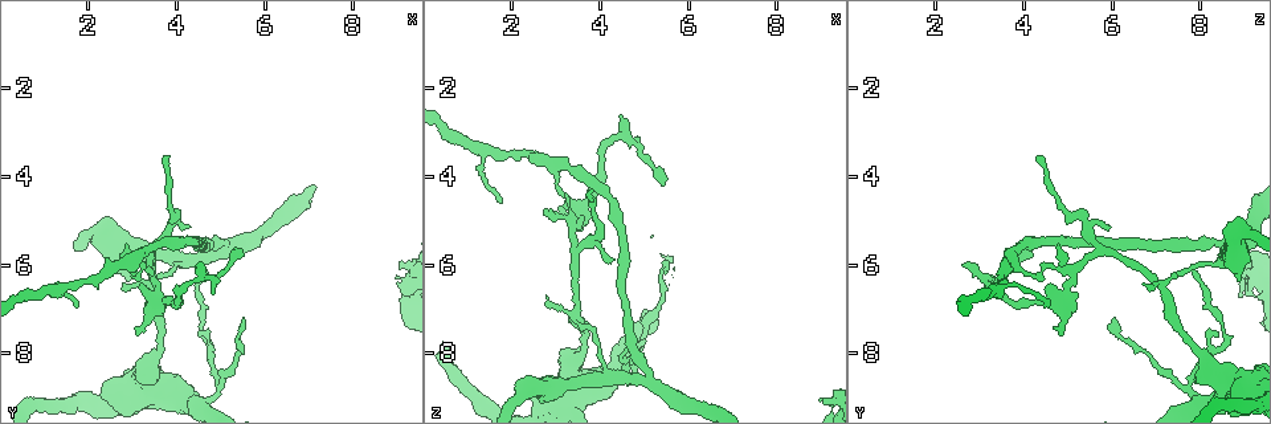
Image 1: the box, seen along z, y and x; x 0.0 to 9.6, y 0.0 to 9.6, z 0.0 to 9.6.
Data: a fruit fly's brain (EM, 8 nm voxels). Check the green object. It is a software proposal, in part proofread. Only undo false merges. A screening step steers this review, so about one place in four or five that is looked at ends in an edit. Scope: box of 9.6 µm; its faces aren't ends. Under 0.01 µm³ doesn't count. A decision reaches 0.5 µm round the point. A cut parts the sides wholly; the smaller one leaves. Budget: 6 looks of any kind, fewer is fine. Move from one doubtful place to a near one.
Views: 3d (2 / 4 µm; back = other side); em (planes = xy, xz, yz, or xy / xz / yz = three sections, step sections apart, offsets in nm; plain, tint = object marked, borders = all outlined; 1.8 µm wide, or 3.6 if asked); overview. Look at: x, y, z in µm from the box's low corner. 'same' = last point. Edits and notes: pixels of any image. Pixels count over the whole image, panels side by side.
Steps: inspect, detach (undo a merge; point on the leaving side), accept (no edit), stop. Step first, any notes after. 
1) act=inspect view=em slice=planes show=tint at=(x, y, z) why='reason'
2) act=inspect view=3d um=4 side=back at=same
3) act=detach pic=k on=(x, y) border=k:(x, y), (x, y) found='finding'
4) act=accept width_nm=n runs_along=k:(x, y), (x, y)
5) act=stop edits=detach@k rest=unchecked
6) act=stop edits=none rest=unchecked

act=inspect view=3d um=2 at=(1.50, 6.45, 3.50) why='branch point'

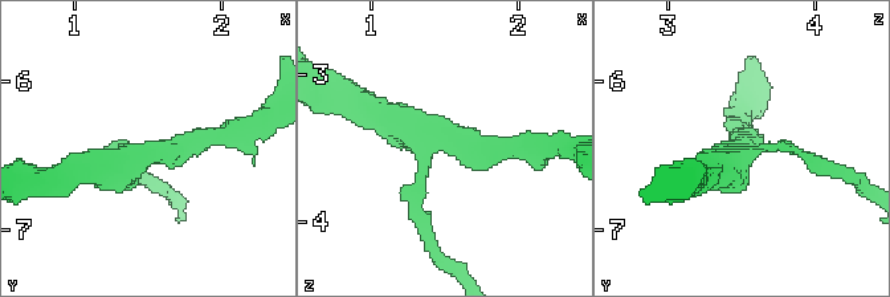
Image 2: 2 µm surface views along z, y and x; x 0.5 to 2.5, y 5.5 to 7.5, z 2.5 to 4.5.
act=inspect view=em slice=yz step=4 show=tint at=(1.46, 6.52, 3.42)

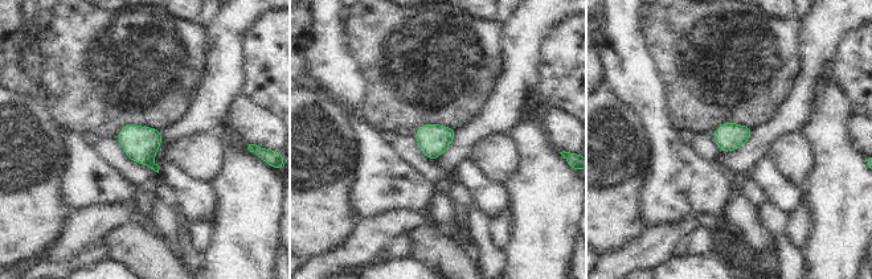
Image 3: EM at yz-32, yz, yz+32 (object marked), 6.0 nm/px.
act=inspect view=em slice=planes show=borders at=same

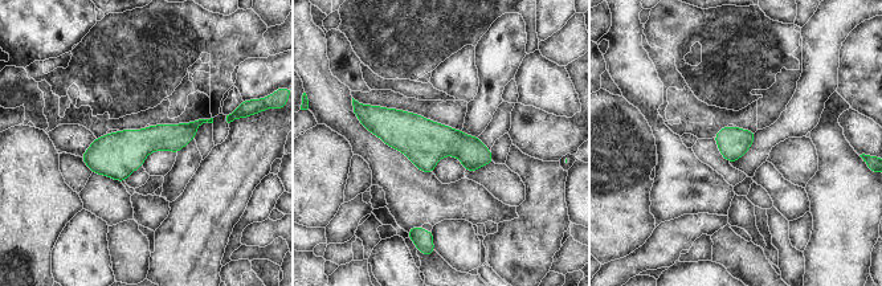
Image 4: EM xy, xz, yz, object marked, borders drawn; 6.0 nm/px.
act=accept runs_along=4:(367, 117), (489, 159) found='continuous, no second neuron'

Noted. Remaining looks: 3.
act=inspect view=3d um=4 at=(3.55, 6.55, 7.15) why='sharp bend'

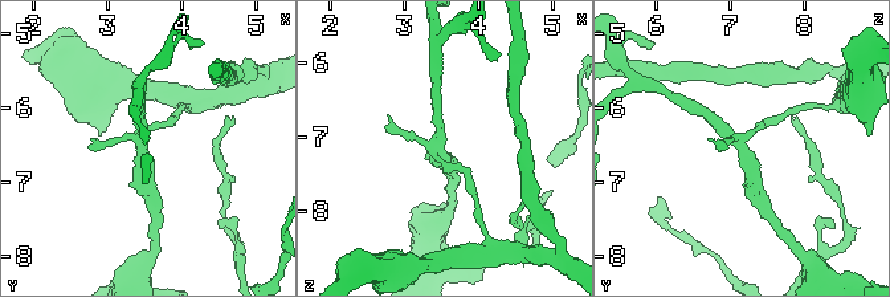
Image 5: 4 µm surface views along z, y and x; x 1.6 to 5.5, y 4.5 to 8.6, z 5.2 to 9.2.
act=inspect view=em slice=planes show=tint at=(3.45, 6.55, 7.15) why='shape alone is not enough'

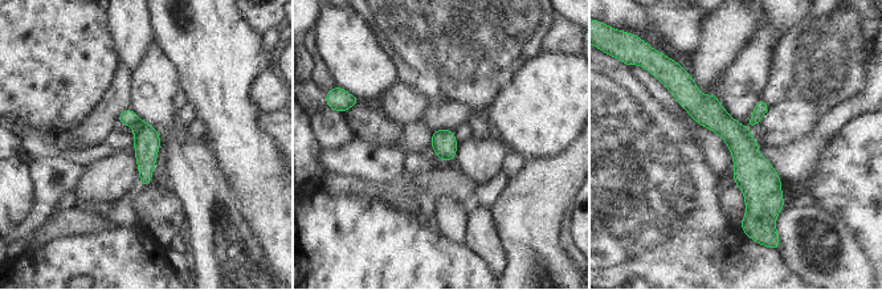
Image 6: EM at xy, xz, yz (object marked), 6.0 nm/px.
act=detach pic=6 on=(129, 118) found='two neurons meet here'

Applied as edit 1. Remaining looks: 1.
act=stop edits=detach@6 rest=unchecked

